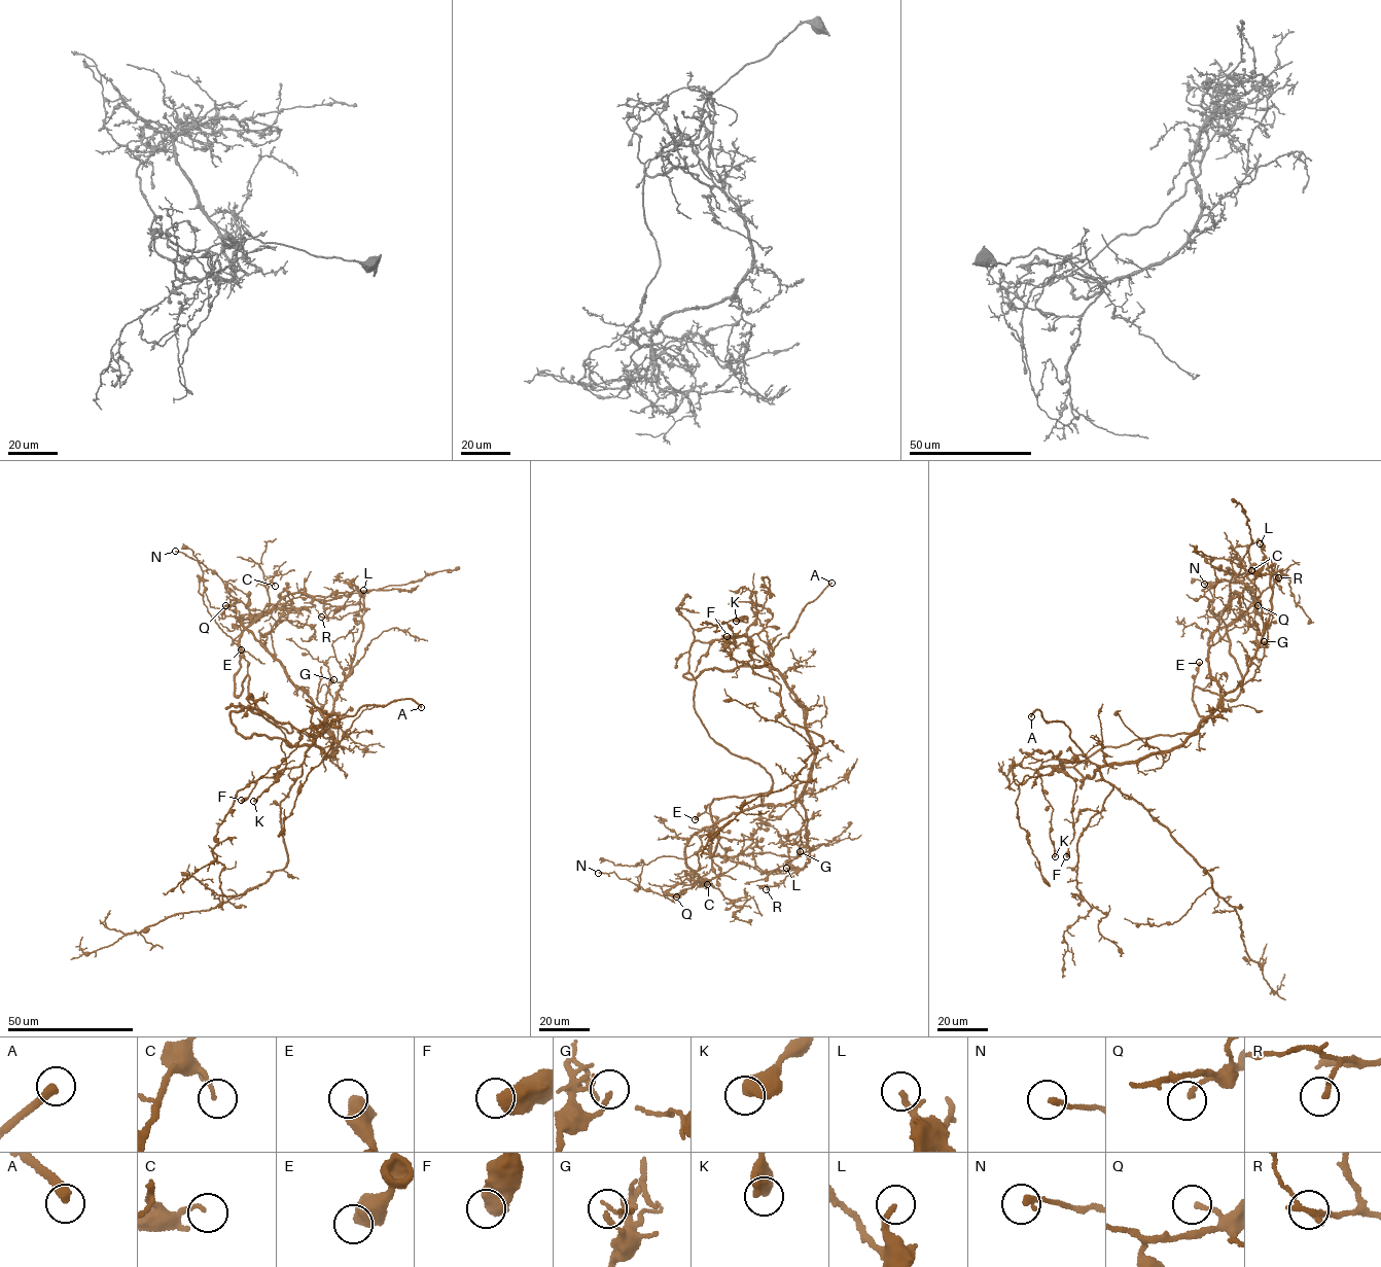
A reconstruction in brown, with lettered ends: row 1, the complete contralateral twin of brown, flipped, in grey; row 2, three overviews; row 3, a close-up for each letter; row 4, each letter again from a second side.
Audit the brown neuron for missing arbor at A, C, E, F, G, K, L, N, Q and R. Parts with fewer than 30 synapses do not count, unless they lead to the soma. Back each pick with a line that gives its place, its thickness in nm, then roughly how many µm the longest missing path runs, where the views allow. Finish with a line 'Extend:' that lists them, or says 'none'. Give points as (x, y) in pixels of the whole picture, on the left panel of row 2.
A: (421, 707) | 360 nm | 45 µm
L: (363, 590) | 240 nm | 20 µm
Extend: A, L

